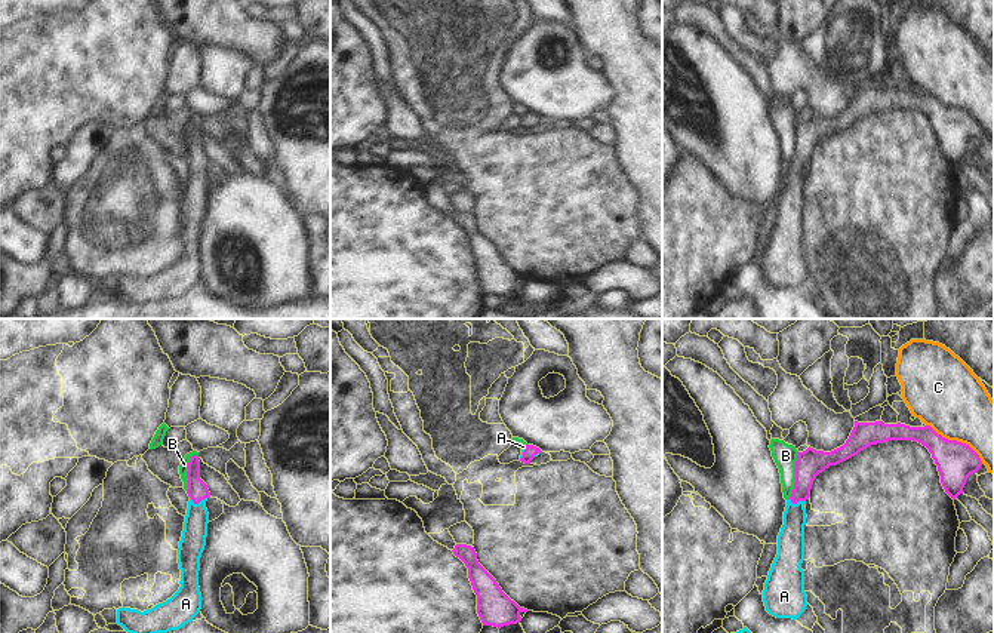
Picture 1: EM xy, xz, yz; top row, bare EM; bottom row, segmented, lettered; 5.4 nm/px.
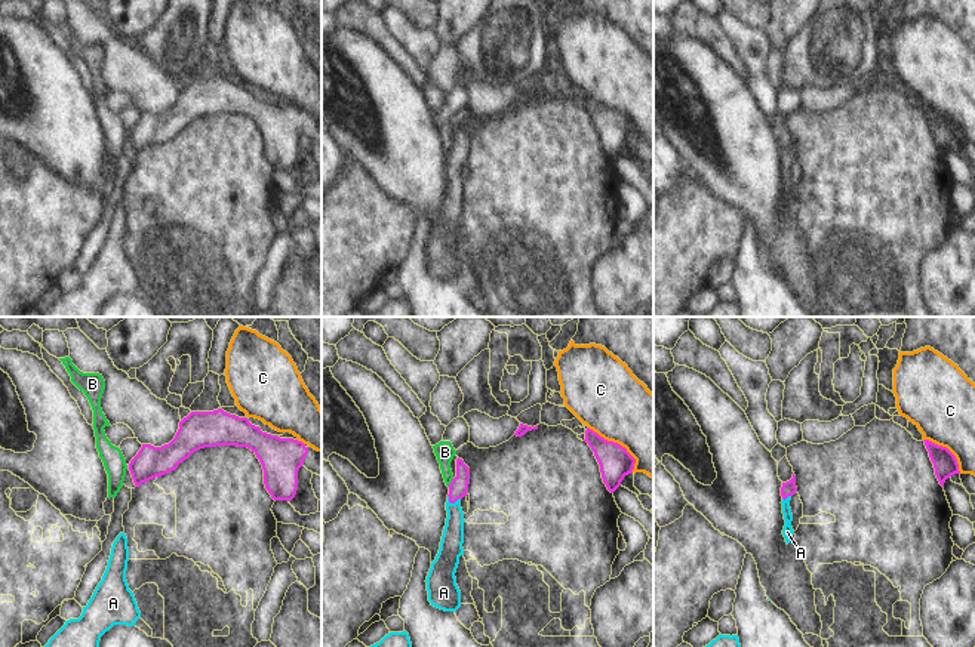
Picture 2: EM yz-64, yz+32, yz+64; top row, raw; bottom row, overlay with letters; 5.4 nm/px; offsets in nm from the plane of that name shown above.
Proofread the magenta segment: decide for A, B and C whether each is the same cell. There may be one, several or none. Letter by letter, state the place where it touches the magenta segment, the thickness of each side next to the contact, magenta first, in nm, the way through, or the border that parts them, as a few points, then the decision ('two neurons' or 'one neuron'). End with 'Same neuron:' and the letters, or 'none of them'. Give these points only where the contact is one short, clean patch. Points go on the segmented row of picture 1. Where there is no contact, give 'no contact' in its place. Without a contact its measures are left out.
A: contact xy (197, 503); calibres 110 and 140 nm; way xy (197, 489), (197, 503), (193, 540); one neuron
B: contact yz (796, 476); calibres 150 and 130 nm; border yz (799, 452), (794, 488), (788, 498); two neurons
C: contact yz (956, 441); calibres 220 and 380 nm; border yz (926, 424), (948, 439), (965, 442), (982, 463); two neurons
Same neuron: A

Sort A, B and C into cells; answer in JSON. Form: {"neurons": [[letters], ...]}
{"neurons": [["A"], ["B"], ["C"]]}

